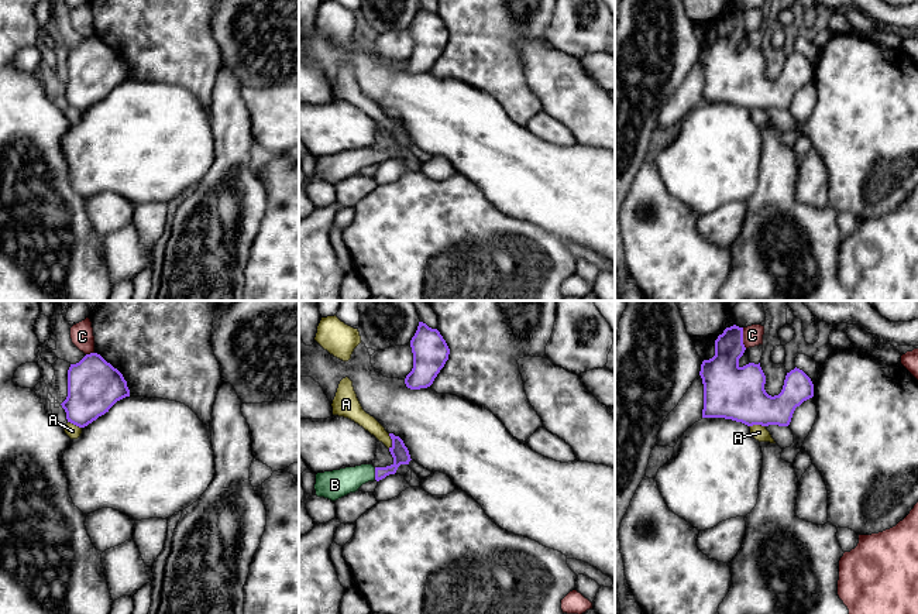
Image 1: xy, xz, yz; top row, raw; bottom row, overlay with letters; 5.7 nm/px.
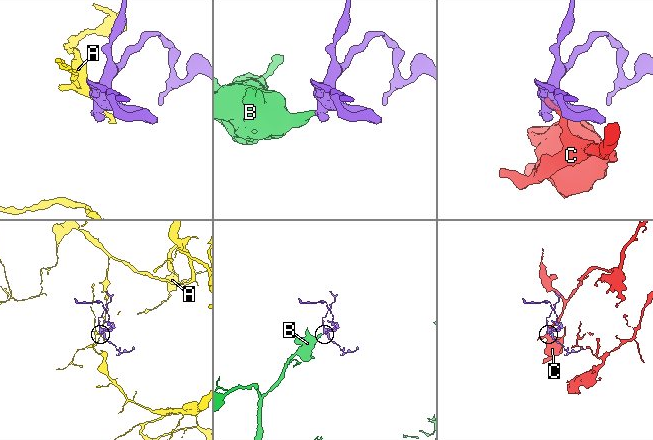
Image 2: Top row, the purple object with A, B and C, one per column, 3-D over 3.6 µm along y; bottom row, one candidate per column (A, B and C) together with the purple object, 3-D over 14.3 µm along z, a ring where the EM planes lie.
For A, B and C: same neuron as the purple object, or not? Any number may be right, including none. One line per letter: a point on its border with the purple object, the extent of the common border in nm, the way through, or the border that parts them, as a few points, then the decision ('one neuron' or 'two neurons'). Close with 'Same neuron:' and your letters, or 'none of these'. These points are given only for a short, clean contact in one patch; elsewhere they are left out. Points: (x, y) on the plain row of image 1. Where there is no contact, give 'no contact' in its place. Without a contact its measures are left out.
A: meets purple in xz at (392, 124); contact 90 nm long; border along xz (388, 117), (391, 131); two neurons
B: meets purple in xz at (375, 157); contact 70 nm long; runs through xz (399, 136), (391, 153), (375, 157), (363, 157), (334, 168); one neuron
C: meets purple in yz at (742, 21); contact 120 nm long; border along yz (742, 11), (742, 27), (746, 31); two neurons
Same neuron: B

